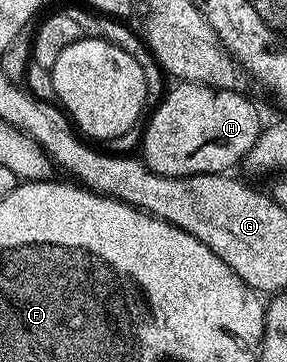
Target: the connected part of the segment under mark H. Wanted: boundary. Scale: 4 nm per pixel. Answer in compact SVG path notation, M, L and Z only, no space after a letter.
M177 83L152 110L153 118L143 129L140 156L151 171L168 177L200 173L229 173L248 158L263 130L257 109L245 93L212 89L209 85Z

